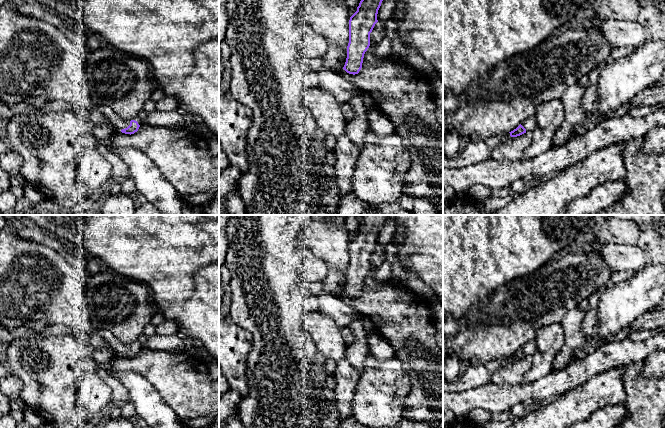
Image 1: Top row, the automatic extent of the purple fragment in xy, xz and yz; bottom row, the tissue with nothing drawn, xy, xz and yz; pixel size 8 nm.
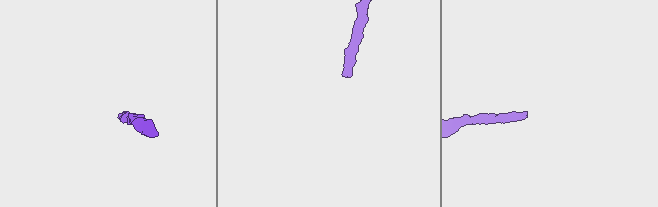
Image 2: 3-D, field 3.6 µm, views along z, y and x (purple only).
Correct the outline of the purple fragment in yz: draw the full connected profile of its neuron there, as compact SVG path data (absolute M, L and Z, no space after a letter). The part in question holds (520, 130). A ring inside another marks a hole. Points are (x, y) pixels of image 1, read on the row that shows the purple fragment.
M534 116L528 117L516 129L509 132L511 137L520 136L526 132L533 131L536 127L536 119Z

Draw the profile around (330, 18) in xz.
M308 0L302 10L305 25L325 36L329 45L346 50L349 43L350 17L345 0Z

